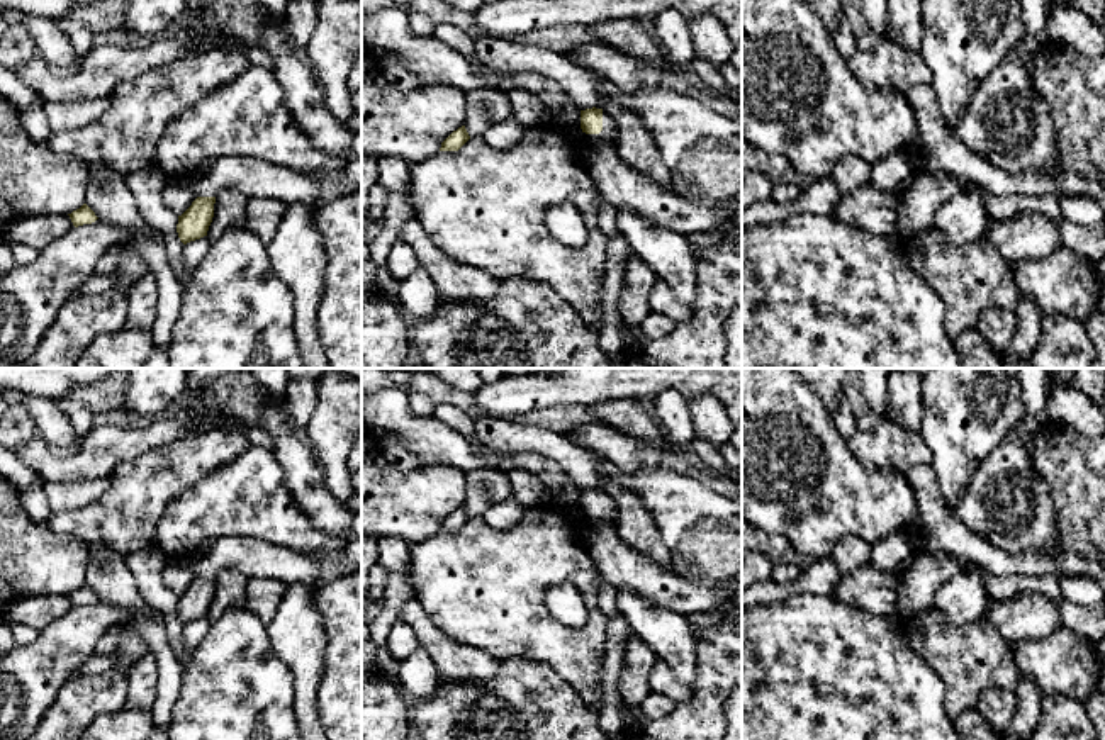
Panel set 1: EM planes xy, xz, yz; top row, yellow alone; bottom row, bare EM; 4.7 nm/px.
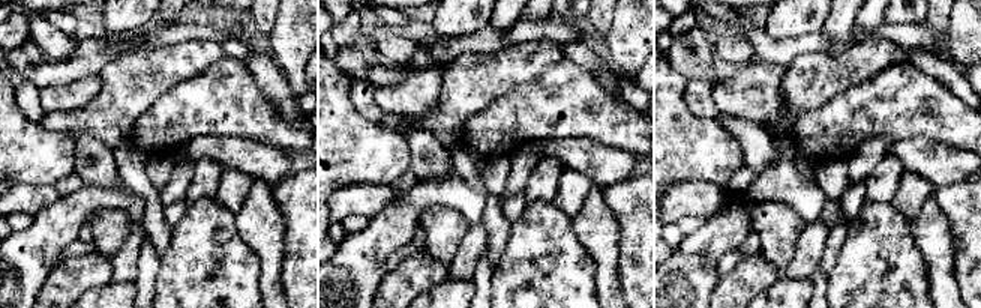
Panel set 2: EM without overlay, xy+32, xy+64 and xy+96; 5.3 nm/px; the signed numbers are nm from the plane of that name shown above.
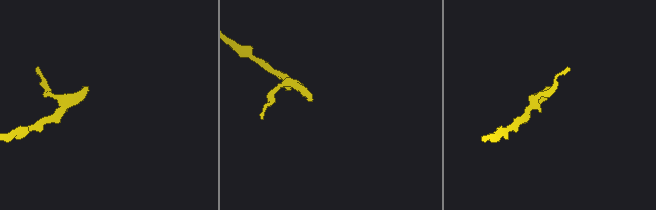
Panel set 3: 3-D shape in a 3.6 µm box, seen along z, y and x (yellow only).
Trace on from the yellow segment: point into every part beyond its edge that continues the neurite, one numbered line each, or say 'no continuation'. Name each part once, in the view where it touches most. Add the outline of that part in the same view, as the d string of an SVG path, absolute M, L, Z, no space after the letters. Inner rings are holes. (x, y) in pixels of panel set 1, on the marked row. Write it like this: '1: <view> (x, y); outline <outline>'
1: xz (610, 129); outline M603 110L603 131L599 134L586 134L586 132L582 134L586 141L601 139L601 141L609 141L614 144L618 139L618 126L614 119Z

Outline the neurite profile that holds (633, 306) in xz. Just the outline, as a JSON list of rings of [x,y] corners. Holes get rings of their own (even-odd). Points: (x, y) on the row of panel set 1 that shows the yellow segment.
[[[630,255],[625,265],[625,285],[618,300],[620,316],[626,326],[640,326],[650,314],[648,295],[657,280],[657,275],[645,261]]]

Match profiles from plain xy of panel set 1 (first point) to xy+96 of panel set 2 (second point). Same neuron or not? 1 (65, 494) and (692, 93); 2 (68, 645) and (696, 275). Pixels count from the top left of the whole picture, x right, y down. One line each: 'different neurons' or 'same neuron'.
1: different neurons
2: same neuron

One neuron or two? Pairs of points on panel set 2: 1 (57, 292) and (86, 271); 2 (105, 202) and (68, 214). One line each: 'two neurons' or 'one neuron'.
1: one neuron
2: one neuron

